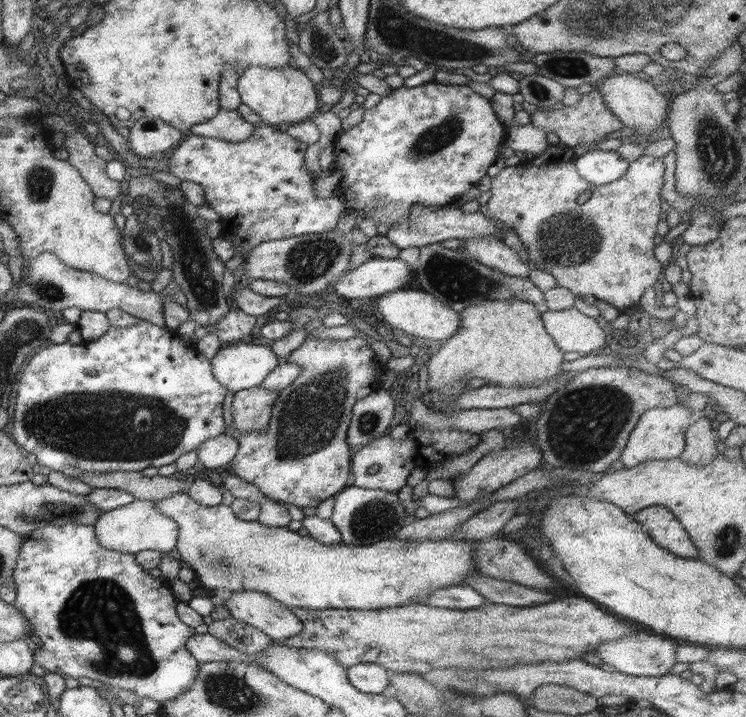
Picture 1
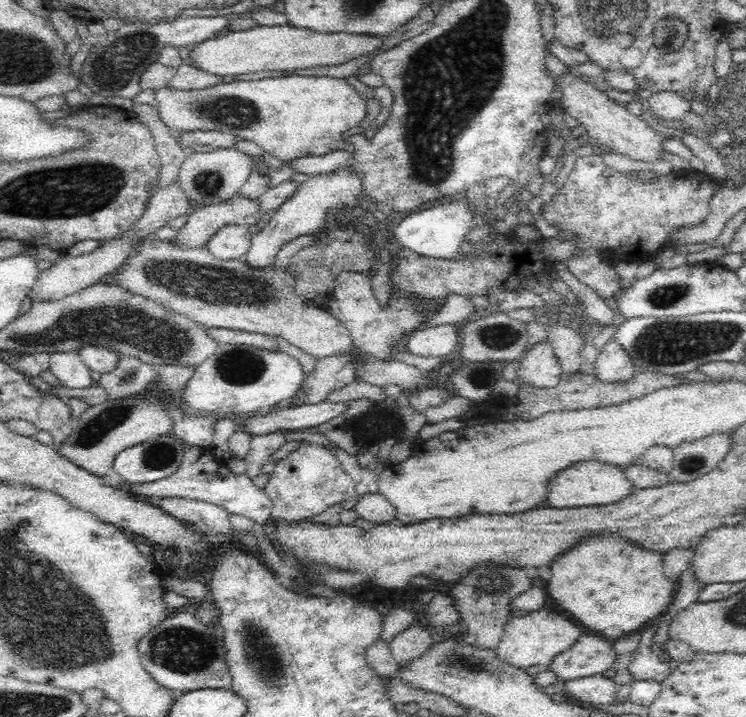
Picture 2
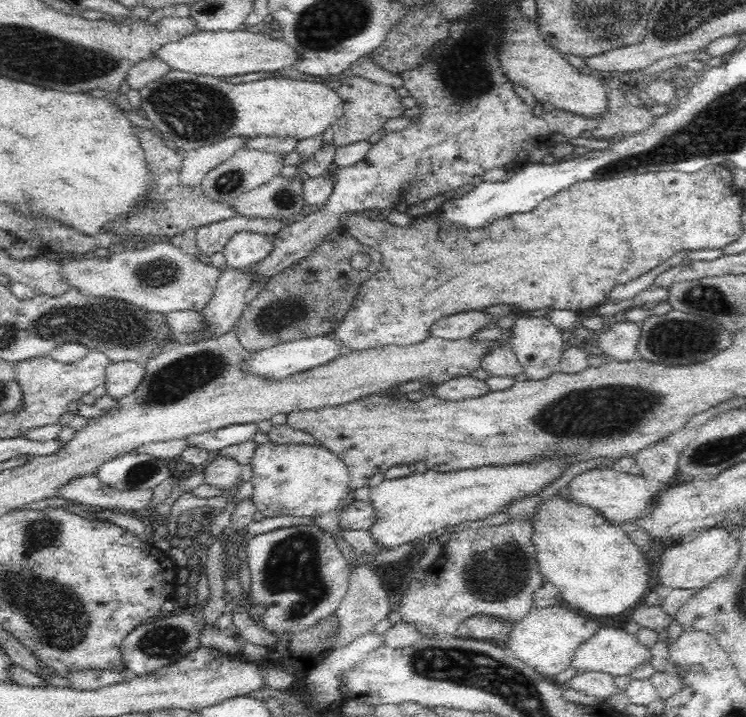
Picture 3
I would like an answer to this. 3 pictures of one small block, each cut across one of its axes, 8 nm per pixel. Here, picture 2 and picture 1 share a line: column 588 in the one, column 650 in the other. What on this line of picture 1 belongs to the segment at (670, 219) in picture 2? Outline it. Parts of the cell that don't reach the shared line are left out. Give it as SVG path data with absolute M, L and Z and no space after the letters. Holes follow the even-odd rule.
M549 145L545 148L543 154L533 157L531 160L518 165L503 167L495 176L490 178L489 192L491 192L491 196L487 200L487 216L489 216L489 220L499 220L501 224L507 226L507 228L511 228L515 232L517 238L522 242L522 246L525 246L527 258L530 260L530 263L528 263L529 268L542 270L543 272L547 272L547 274L551 274L557 286L567 288L574 295L588 294L597 300L605 300L607 304L611 304L611 306L614 306L620 311L627 310L636 306L640 301L642 292L645 292L646 288L655 284L657 278L659 278L659 274L661 274L661 267L663 267L654 257L654 248L658 240L655 228L657 228L657 222L660 222L659 216L661 216L659 193L662 187L662 176L664 173L662 159L650 155L641 155L635 161L628 163L628 169L621 178L602 185L594 185L579 176L576 169L578 154L579 152L576 149L560 147L559 145Z

